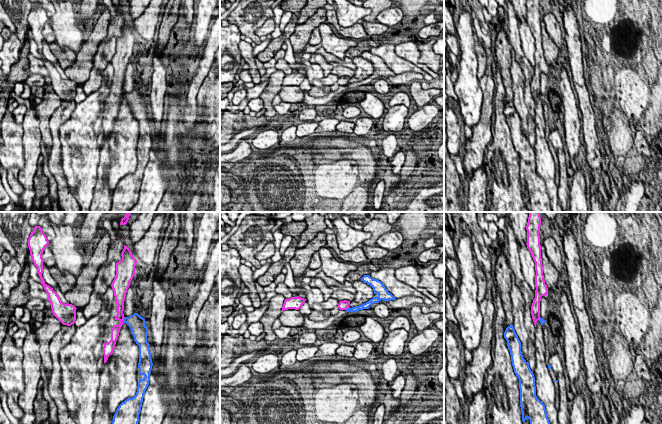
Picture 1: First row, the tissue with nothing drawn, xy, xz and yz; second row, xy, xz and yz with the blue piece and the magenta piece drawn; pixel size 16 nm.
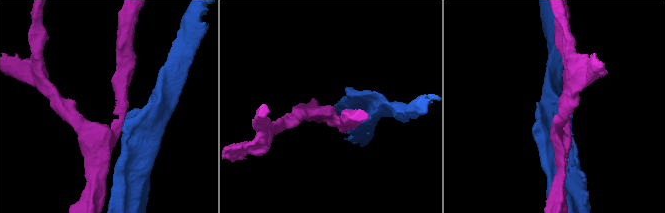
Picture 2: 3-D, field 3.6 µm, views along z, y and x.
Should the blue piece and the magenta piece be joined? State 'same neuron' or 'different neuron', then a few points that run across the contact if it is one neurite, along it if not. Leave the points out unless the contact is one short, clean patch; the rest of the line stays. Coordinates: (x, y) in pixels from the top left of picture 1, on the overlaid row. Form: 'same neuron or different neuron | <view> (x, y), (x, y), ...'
different neuron | xy (125, 317), (122, 323)

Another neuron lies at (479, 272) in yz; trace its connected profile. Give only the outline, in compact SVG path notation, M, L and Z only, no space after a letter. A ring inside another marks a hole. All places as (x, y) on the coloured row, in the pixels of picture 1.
M477 258L474 259L474 270L478 283L477 301L480 303L484 300L487 292L487 279L484 270L480 266Z

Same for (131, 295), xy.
M136 276L130 282L130 286L127 289L127 293L124 301L124 317L129 317L134 314L134 300L137 298L137 292L134 288L134 283L136 282Z

